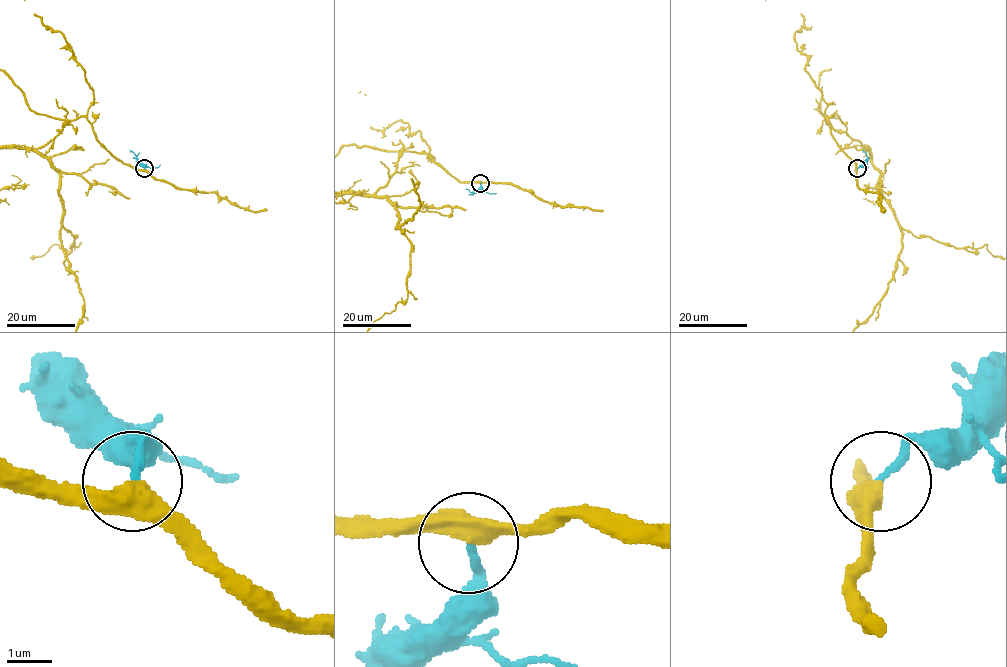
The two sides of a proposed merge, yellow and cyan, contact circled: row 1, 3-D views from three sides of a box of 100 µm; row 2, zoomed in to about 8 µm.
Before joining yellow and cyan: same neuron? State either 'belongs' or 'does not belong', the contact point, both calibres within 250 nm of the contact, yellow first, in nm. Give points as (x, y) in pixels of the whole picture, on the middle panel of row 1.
belongs; place (480, 183); calibres 400 and 160 nm

